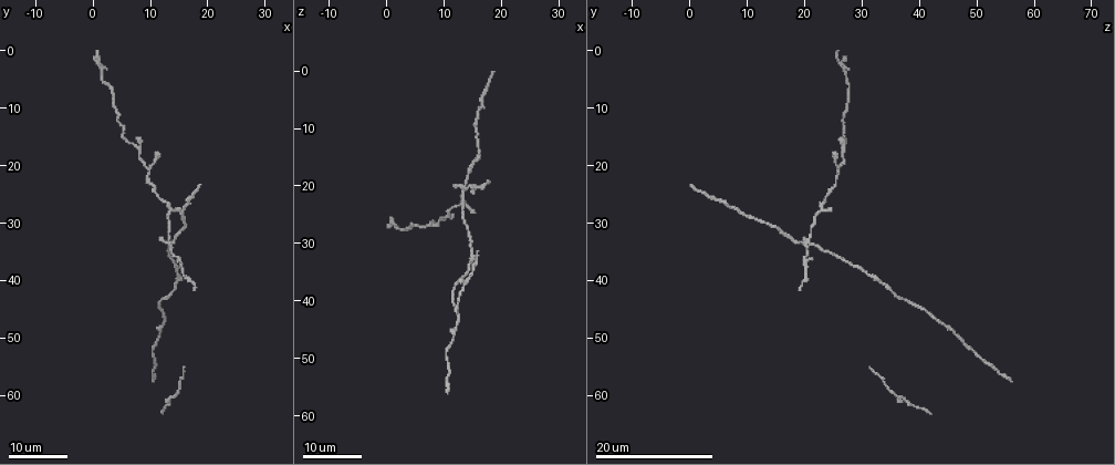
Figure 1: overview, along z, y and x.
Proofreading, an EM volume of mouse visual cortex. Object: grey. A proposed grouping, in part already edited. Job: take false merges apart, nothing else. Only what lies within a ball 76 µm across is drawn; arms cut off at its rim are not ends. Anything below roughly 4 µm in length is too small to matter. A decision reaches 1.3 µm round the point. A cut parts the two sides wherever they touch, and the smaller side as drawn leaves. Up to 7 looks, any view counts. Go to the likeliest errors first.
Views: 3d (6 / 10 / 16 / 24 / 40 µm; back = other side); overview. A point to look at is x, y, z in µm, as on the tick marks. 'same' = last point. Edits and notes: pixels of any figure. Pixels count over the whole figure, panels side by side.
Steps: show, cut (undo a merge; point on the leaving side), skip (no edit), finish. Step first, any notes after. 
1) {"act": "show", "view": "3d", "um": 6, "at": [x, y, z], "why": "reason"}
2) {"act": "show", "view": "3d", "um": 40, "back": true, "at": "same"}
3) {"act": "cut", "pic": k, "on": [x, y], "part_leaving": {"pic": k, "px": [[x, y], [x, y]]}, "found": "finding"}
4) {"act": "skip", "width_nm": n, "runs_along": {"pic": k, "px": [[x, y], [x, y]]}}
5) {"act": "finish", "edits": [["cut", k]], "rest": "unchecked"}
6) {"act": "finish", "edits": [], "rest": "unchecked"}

{"act": "show", "view": "3d", "um": 24, "at": [13.5, 33.0, 20.5], "why": "looks like a crossing"}

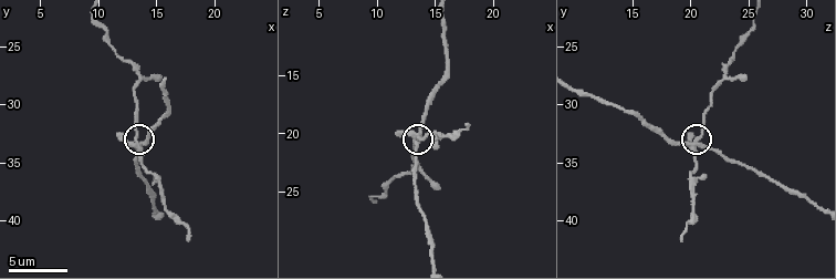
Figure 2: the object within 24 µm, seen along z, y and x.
{"act": "show", "view": "3d", "um": 10, "at": [13.4, 33.0, 20.4], "why": "closer look"}

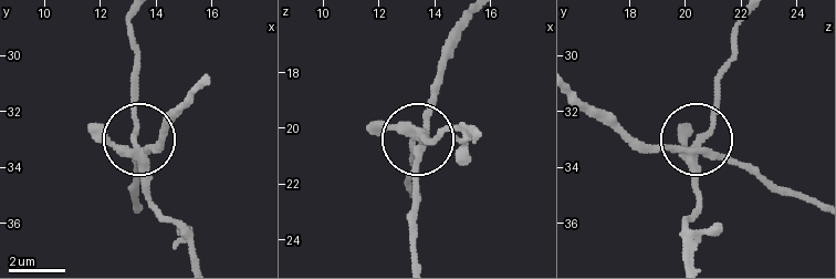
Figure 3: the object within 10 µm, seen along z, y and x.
{"act": "cut", "pic": 3, "on": [103, 142], "width_nm": 310, "part_leaving": {"pic": 3, "px": [[140, 152], [133, 133], [133, 18]]}, "found": "two neurons meet here"}

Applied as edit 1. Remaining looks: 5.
{"act": "show", "view": "3d", "um": 16, "at": [11.5, 49.0, 46.0], "why": "sudden change in width"}

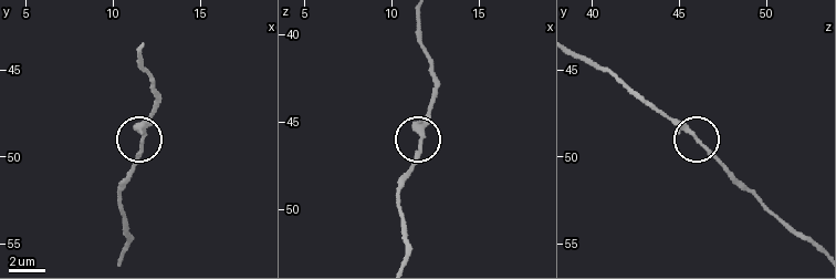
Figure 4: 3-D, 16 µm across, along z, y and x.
{"act": "show", "view": "3d", "um": 6, "at": [11.7, 48.9, 45.8]}

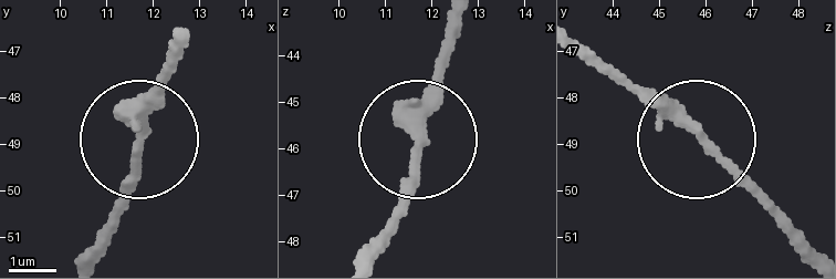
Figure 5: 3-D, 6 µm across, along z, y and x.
{"act": "skip", "runs_along": {"pic": 5, "px": [[451, 27], [395, 226]]}, "found": "one neuron here"}

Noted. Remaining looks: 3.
{"act": "show", "view": "3d", "um": 24, "at": [11.0, 54.0, 51.0], "why": "calibre changes"}

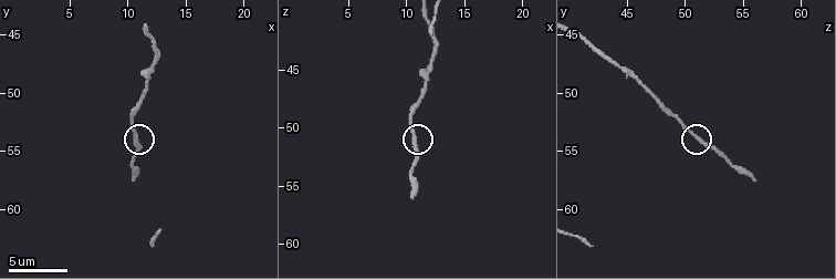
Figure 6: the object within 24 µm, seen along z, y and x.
{"act": "show", "view": "3d", "um": 6, "at": [10.8, 54.0, 51.4]}

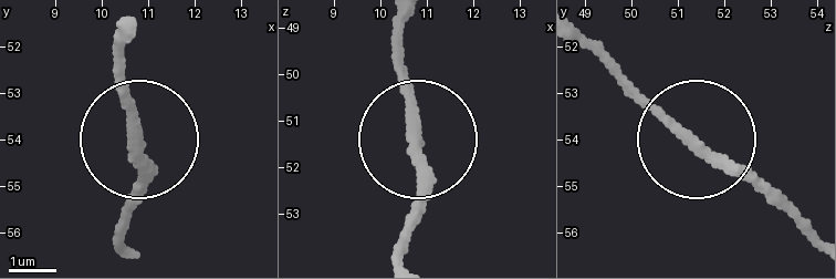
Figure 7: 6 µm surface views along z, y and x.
{"act": "skip", "runs_along": {"pic": 7, "px": [[586, 32], [796, 219]]}, "found": "one neuron here"}

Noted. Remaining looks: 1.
{"act": "show", "view": "3d", "um": 16, "at": [14.2, 37.4, 28.2], "why": "thick turns thin"}

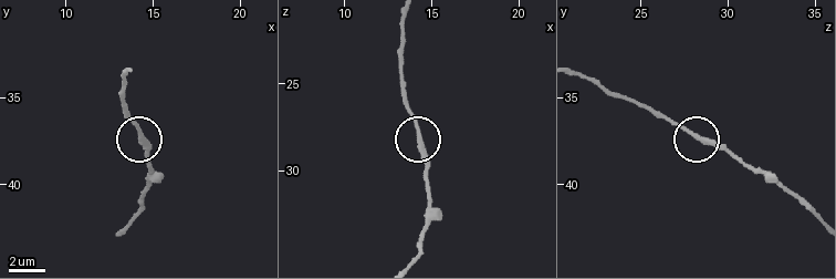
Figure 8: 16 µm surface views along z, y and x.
{"act": "skip", "runs_along": {"pic": 8, "px": [[427, 175], [418, 123], [409, 106]]}, "found": "all the same neuron"}

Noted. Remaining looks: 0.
{"act": "finish", "edits": [["cut", 3]], "rest": "unchecked"}

